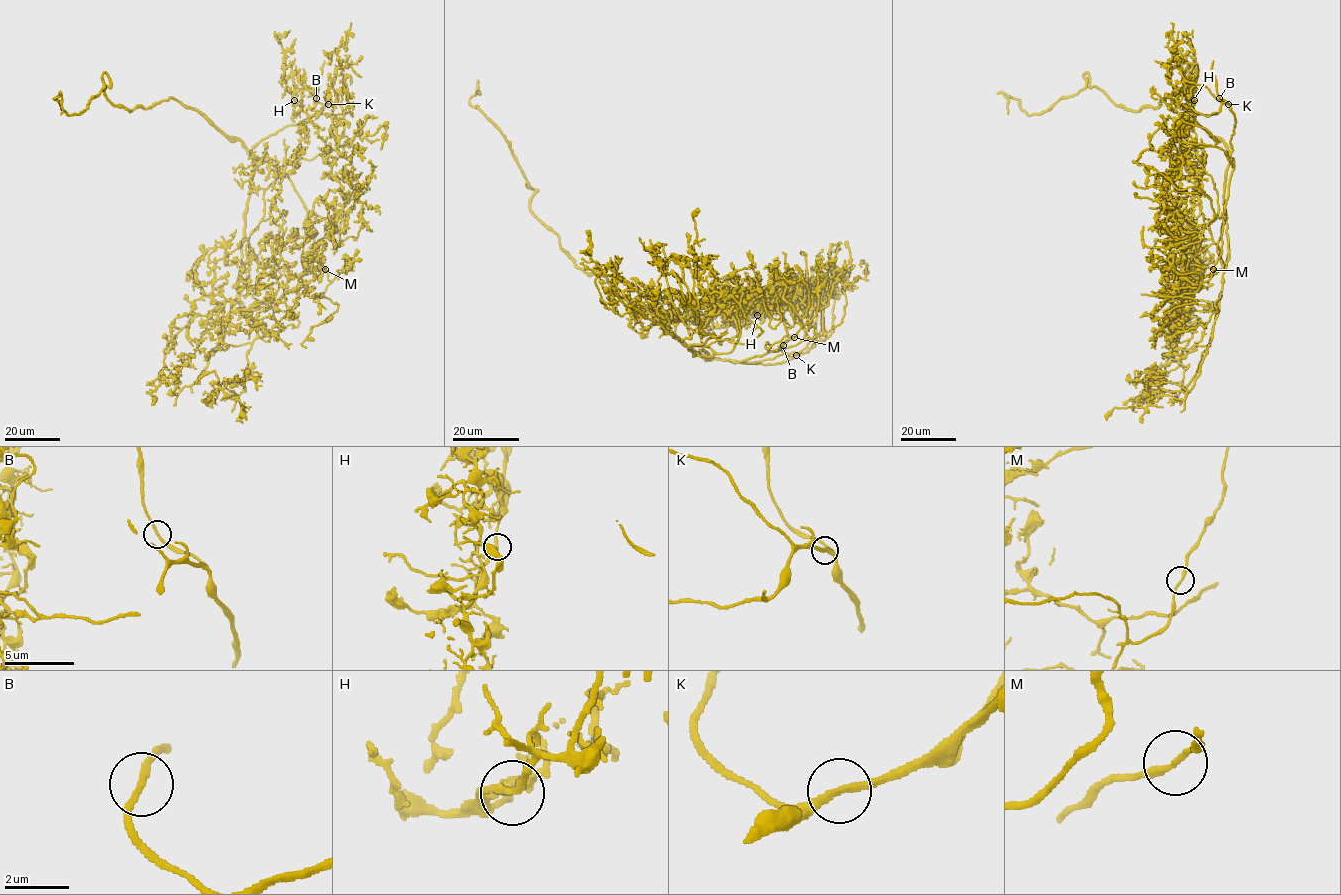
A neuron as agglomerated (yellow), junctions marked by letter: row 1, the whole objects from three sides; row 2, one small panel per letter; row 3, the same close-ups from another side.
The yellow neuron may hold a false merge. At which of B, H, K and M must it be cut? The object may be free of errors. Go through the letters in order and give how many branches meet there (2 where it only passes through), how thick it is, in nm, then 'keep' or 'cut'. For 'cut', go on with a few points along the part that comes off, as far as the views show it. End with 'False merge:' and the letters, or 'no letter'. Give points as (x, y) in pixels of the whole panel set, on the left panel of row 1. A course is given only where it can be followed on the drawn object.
B: 2 | 180 nm | keep
H: 2 | 170 nm | keep
K: 2 | 240 nm | keep
M: 2 | 190 nm | keep
False merge: no letter

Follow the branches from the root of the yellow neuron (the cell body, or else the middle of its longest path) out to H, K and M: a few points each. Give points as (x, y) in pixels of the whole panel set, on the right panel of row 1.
H: (1227, 146), (1231, 152), (1235, 118), (1230, 106), (1223, 104), (1216, 113), (1187, 115), (1194, 100)
K: (1227, 146), (1231, 152), (1235, 124), (1234, 114), (1227, 104)
M: (1227, 146), (1234, 170), (1224, 210), (1221, 254), (1213, 269)

